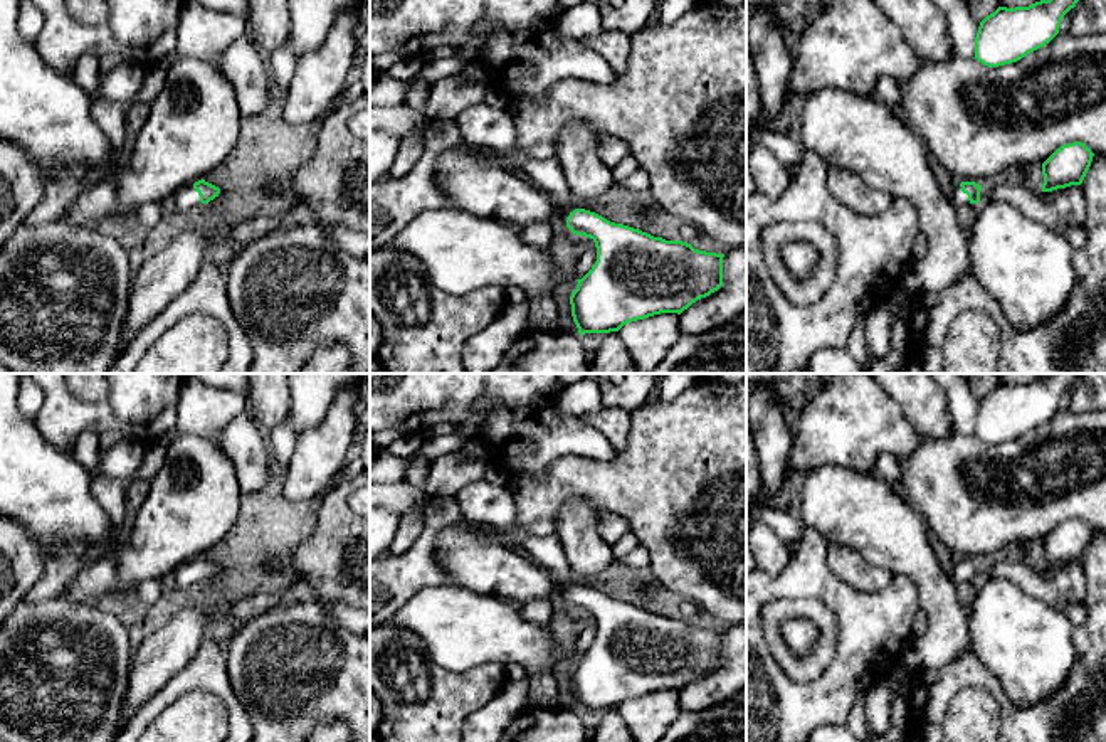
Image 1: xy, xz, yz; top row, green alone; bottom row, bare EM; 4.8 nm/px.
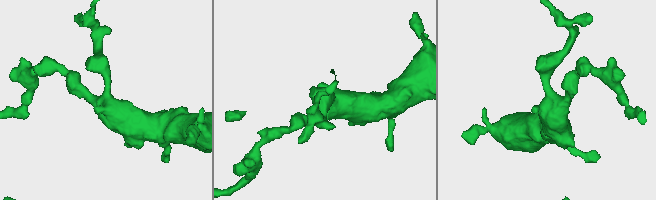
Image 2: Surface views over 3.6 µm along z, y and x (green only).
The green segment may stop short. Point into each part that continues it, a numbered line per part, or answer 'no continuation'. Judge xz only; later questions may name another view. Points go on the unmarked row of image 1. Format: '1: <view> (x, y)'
1: xz (547, 551)

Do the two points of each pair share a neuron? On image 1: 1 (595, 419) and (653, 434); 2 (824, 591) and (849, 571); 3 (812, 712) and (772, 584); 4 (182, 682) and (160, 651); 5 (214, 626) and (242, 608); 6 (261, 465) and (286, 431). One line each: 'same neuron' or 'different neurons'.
1: different neurons
2: different neurons
3: same neuron
4: different neurons
5: same neuron
6: different neurons

